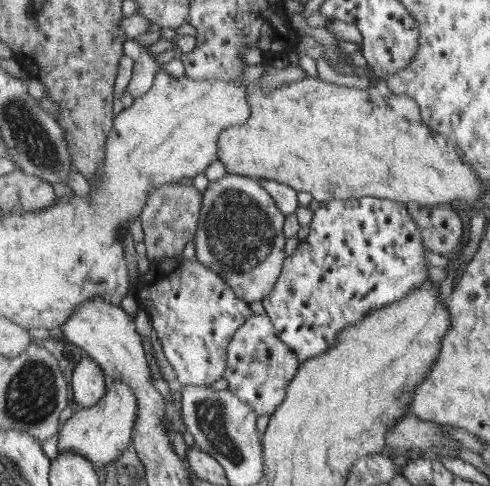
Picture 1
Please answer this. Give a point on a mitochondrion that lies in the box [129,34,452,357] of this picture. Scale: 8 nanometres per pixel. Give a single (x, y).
(238, 232)

